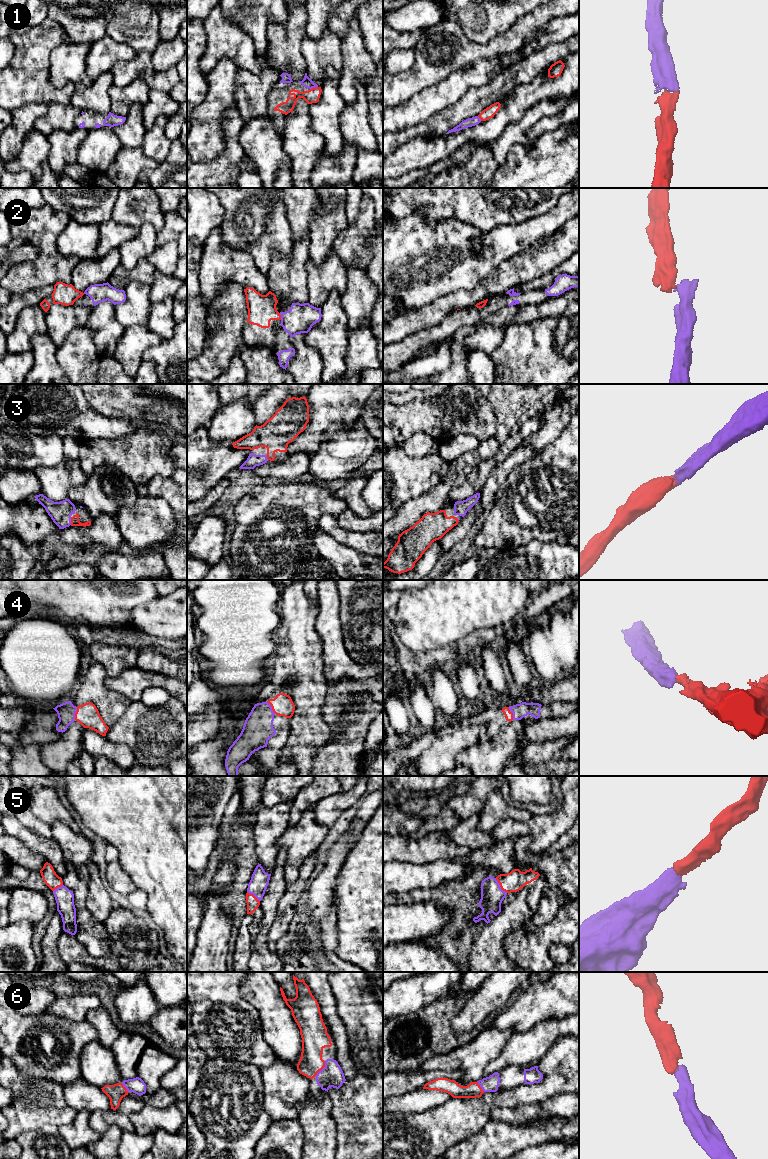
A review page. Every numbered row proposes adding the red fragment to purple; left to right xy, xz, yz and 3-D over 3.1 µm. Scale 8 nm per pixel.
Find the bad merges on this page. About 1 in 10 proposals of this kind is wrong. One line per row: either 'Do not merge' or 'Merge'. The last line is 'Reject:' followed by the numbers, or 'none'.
1: Merge
2: Do not merge
3: Merge
4: Merge
5: Merge
6: Merge
Reject: 2

